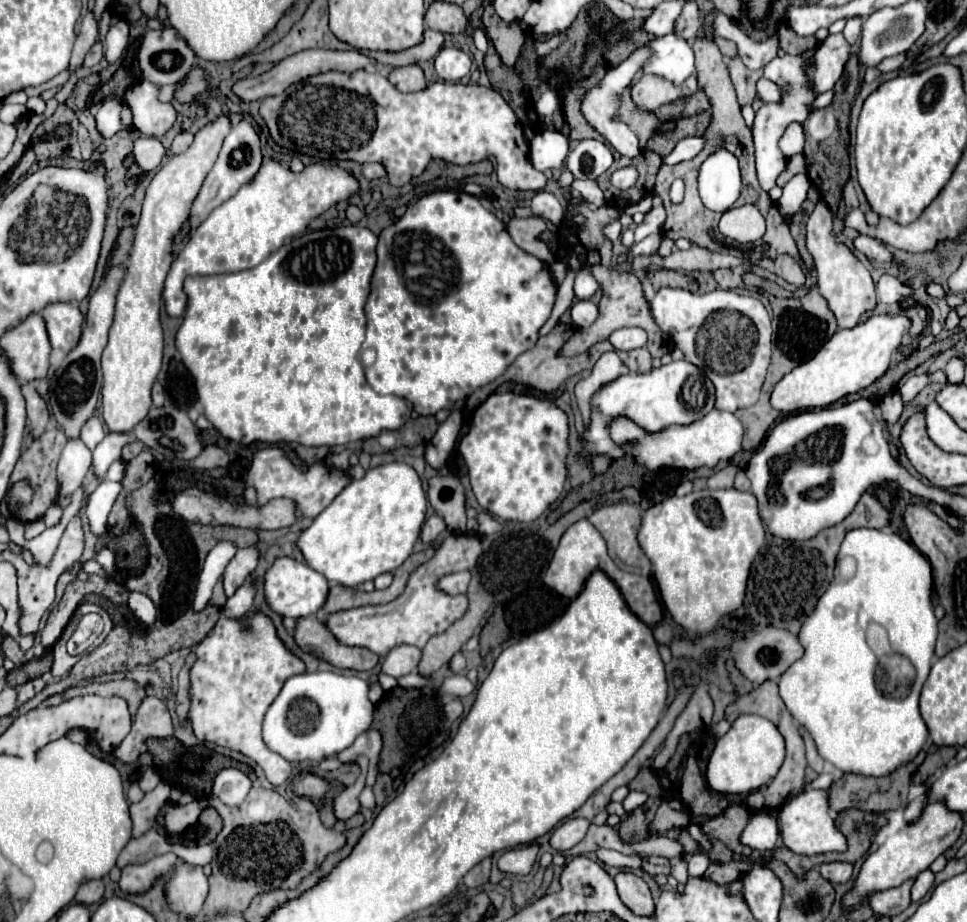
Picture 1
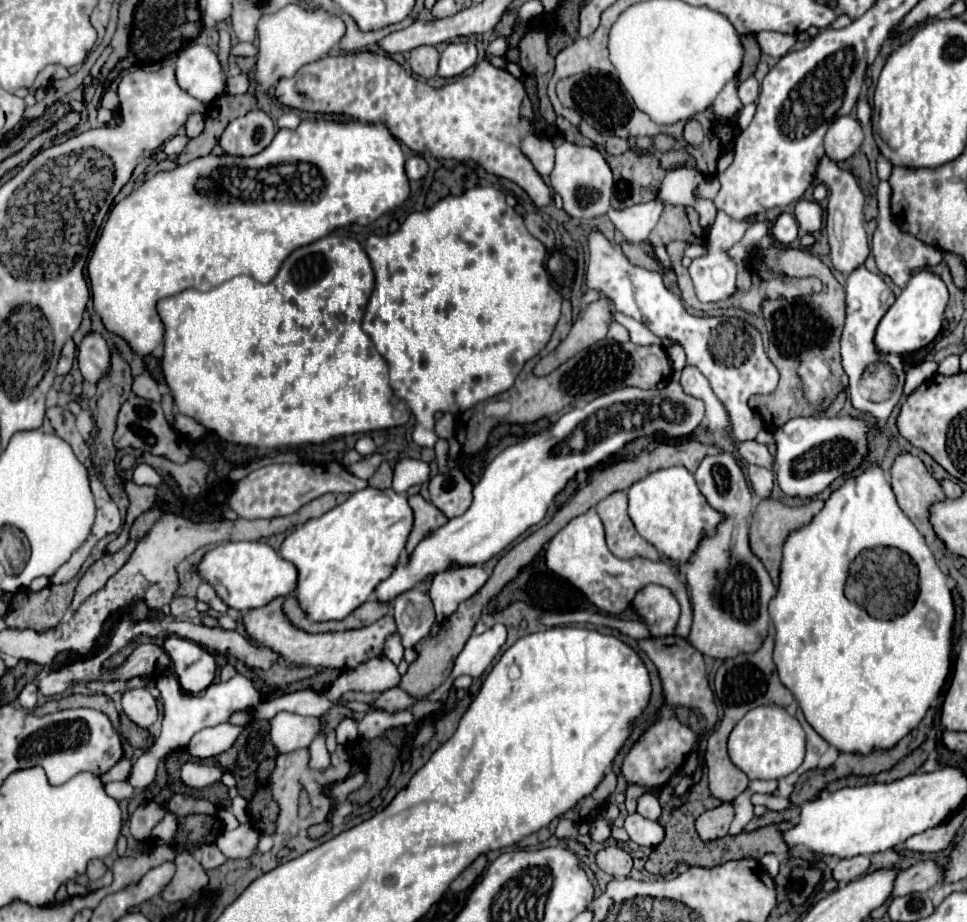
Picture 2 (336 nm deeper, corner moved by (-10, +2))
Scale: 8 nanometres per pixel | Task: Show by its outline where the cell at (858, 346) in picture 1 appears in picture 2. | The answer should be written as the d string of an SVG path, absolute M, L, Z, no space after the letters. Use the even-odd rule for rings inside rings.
M922 270L916 276L912 276L908 286L888 308L888 312L884 314L884 318L876 328L874 334L876 350L880 354L910 354L928 346L942 330L946 302L948 302L948 290L940 280L940 276L932 274L930 270Z

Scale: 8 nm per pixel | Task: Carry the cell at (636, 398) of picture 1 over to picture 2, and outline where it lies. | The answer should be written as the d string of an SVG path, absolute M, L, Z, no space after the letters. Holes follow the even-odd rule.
M670 380L662 390L658 390L658 388L642 390L642 388L636 388L636 386L624 386L624 388L618 388L618 390L612 390L608 394L602 394L602 396L594 398L592 402L588 402L582 408L572 408L570 412L562 414L560 420L550 430L538 432L538 434L502 450L488 464L488 468L484 470L484 476L474 486L472 506L462 516L448 520L446 526L432 532L430 536L426 536L416 546L416 550L412 552L408 562L400 562L394 568L392 576L378 584L378 588L376 588L378 600L392 602L400 592L420 586L422 580L428 574L436 574L436 572L448 568L450 564L484 564L486 560L490 560L492 556L502 552L520 534L524 534L530 526L538 524L546 516L546 510L552 504L552 500L556 498L556 494L562 492L564 486L568 484L568 480L574 478L580 470L590 470L590 468L606 462L608 458L616 456L626 444L630 444L632 440L636 440L640 436L654 436L654 434L664 434L668 438L690 436L700 426L702 418L704 418L704 402L700 398L694 398L694 396L686 394L678 380ZM652 396L662 396L662 398L668 398L672 402L684 404L686 412L688 412L684 422L682 424L670 424L670 422L658 418L658 420L644 422L642 428L622 429L622 431L616 432L616 434L612 434L612 436L608 436L600 442L594 442L594 448L590 446L584 452L572 450L570 454L566 454L566 452L556 450L560 442L566 442L572 436L572 432L586 418L596 414L598 410L610 408L616 402L636 403L642 402L642 400L650 400Z

